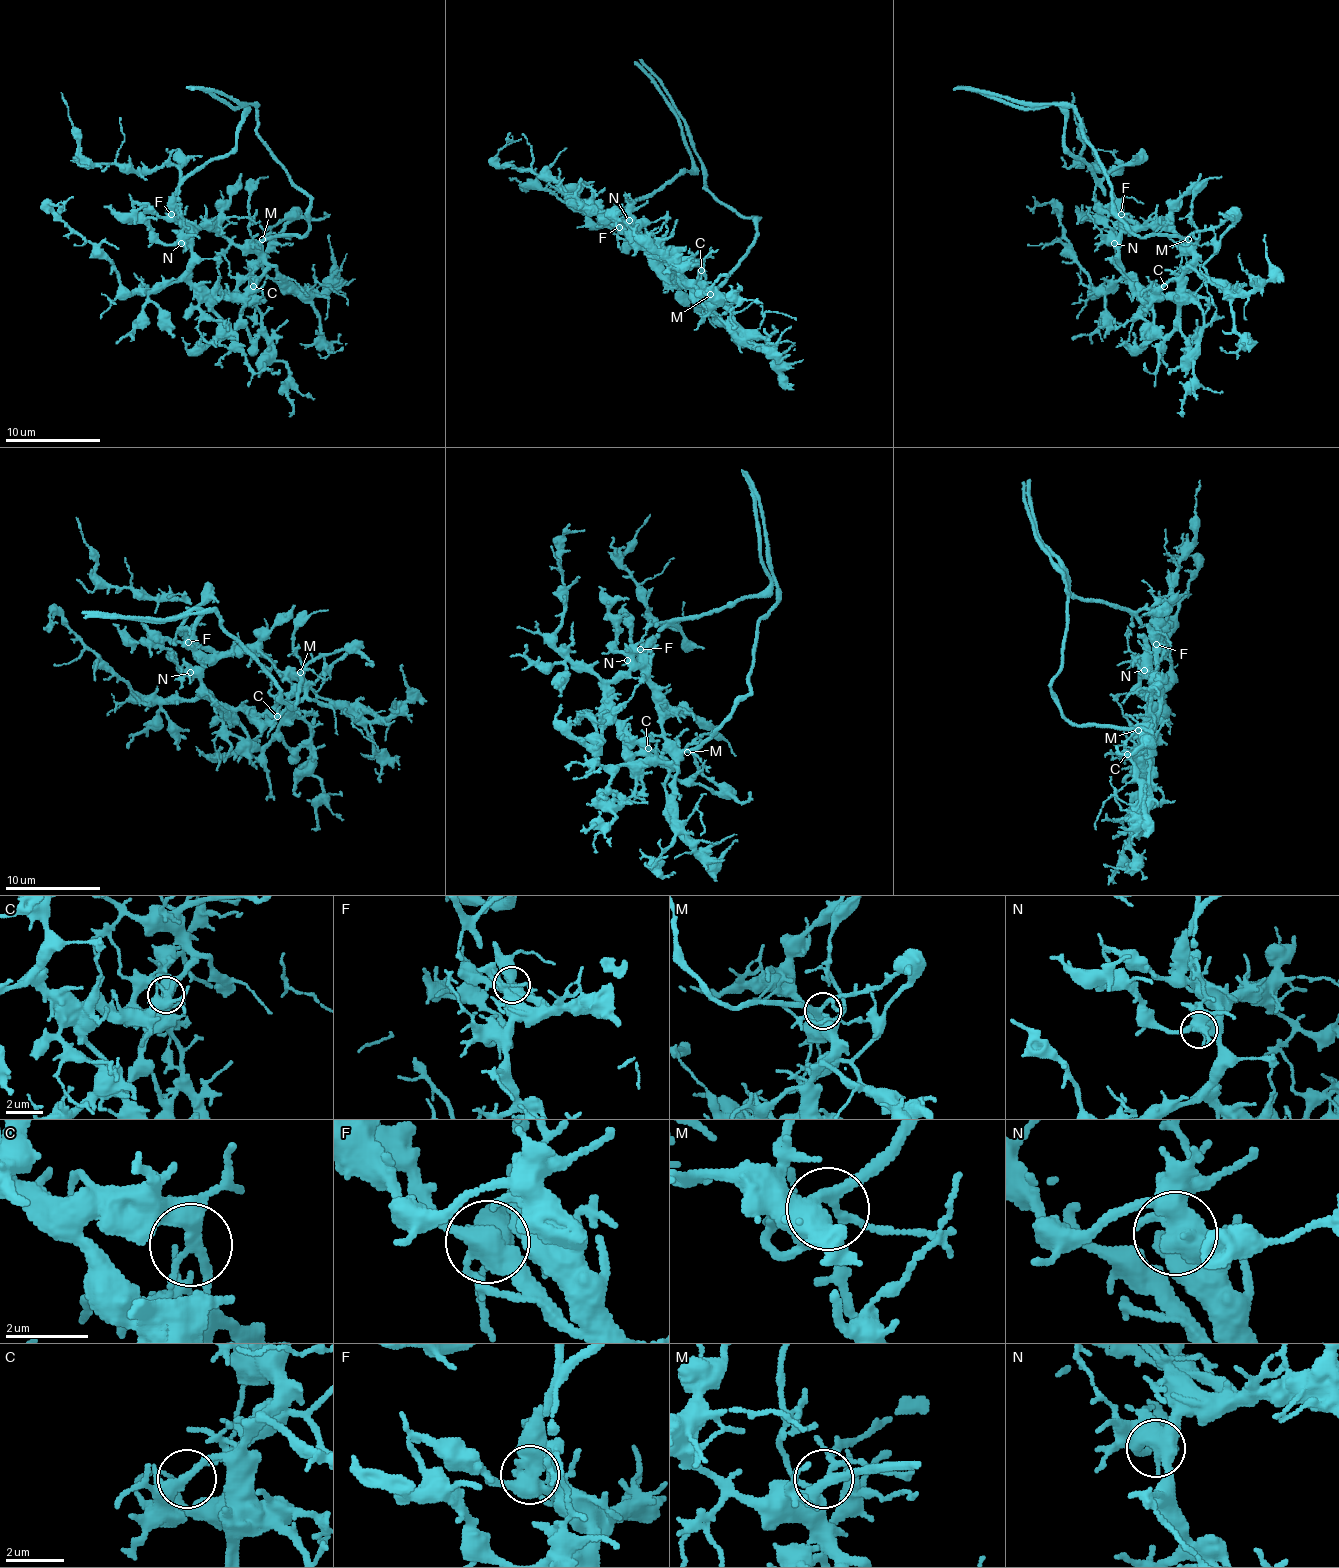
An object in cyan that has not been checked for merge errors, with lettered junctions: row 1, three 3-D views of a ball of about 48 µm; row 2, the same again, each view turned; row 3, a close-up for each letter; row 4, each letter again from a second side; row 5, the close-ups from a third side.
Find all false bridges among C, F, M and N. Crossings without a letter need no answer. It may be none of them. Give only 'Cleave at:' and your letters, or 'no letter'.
Cleave at: C, F

